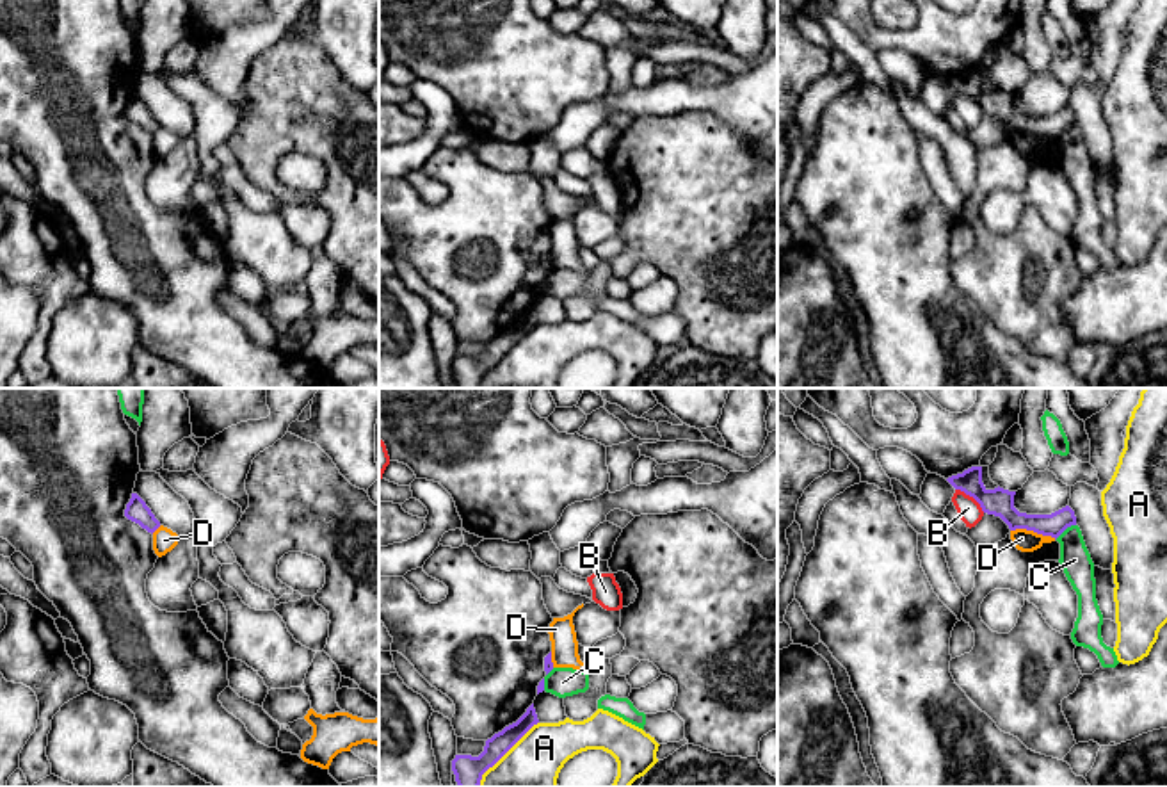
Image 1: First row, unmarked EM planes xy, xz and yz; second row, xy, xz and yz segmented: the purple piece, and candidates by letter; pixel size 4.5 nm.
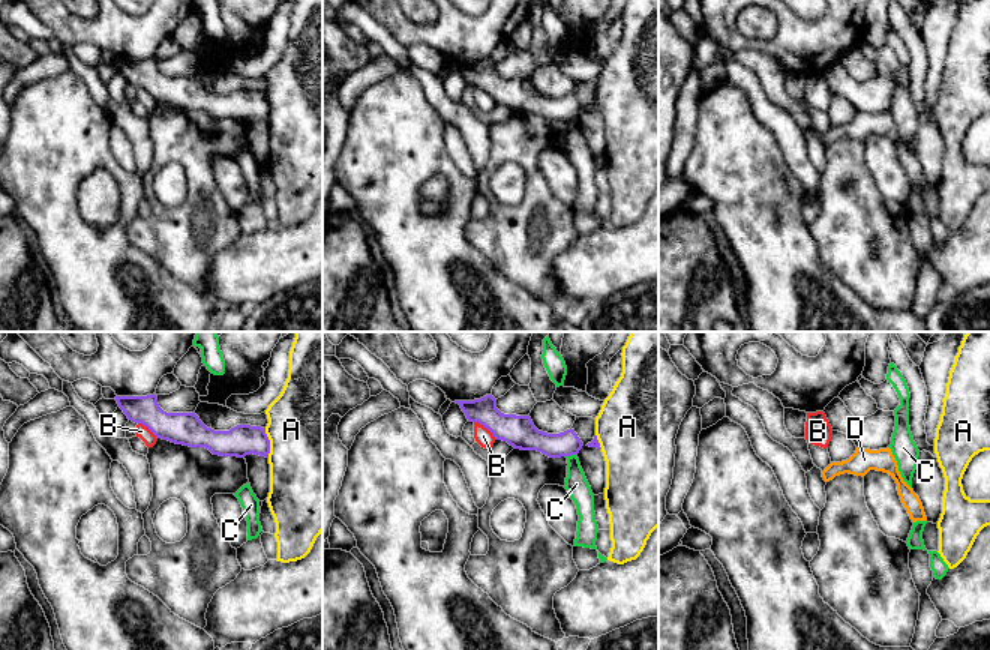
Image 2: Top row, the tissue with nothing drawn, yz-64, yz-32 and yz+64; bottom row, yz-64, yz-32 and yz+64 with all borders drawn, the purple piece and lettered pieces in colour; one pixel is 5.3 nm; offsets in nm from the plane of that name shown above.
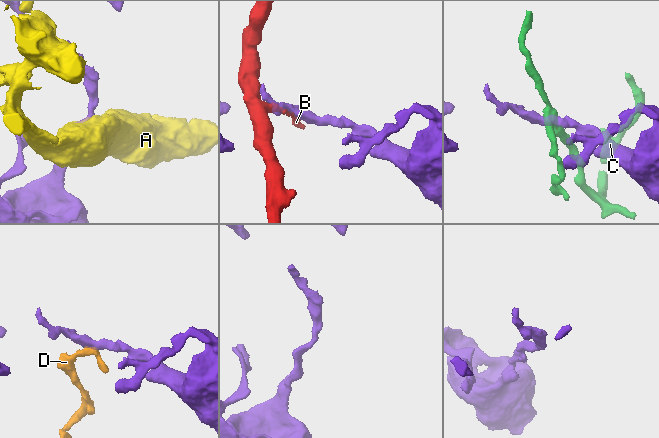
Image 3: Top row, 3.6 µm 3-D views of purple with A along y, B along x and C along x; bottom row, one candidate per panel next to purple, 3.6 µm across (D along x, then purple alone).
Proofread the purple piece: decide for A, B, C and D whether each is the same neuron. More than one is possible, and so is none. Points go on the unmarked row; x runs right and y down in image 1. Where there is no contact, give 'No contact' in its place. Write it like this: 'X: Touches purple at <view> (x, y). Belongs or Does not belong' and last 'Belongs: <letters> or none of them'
A: Touches purple at xz (504, 355). Does not belong
B: Touches purple at yz (972, 97). Does not belong
C: Touches purple at yz (1064, 130). Does not belong
D: Touches purple at yz (1034, 132). Does not belong
Belongs: none of them

